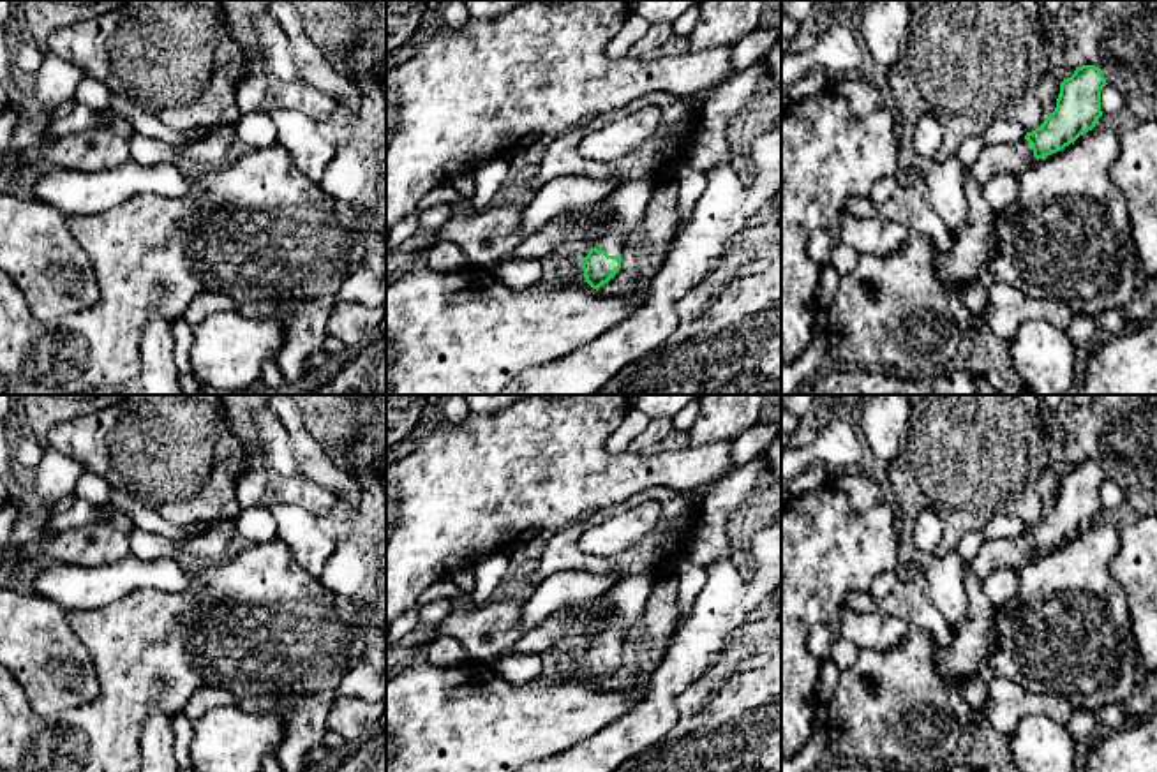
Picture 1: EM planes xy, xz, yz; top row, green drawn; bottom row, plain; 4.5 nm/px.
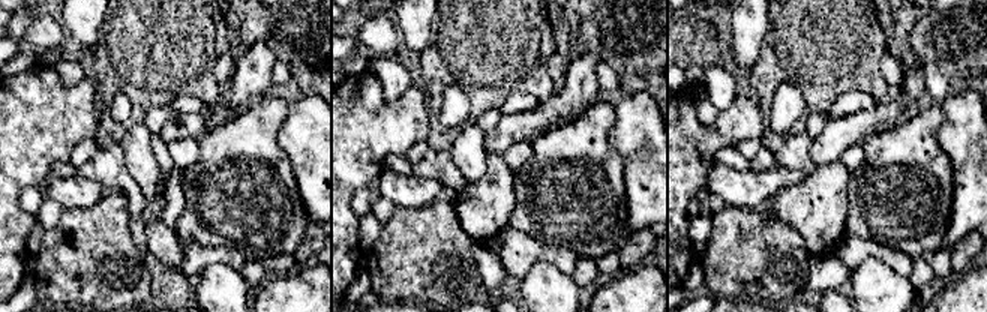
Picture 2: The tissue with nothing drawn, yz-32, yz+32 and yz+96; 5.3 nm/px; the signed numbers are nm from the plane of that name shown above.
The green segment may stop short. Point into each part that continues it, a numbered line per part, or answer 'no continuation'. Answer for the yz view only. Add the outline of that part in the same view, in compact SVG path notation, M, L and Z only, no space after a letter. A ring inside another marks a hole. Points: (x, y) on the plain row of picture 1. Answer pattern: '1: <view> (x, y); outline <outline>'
1: yz (999, 554); outline M1026 534L1018 538L986 539L977 555L967 562L967 573L972 573L984 582L995 571L1021 569L1035 555L1032 539Z

